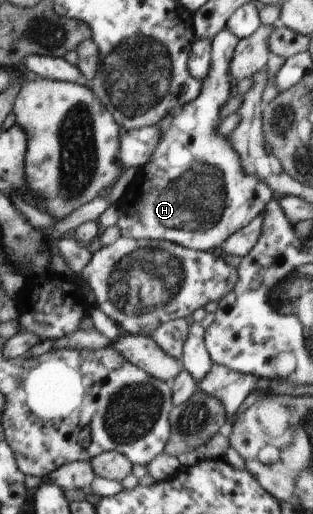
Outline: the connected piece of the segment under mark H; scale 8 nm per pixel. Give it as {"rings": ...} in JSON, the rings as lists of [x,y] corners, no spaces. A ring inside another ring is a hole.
{"rings":[[[222,30],[211,41],[212,67],[199,98],[158,124],[162,138],[150,163],[136,174],[137,185],[120,204],[117,225],[122,237],[169,241],[194,251],[216,250],[259,216],[274,198],[266,184],[245,172],[232,142],[228,144],[224,136],[216,134],[220,106],[230,96],[228,67],[239,43],[230,30]]]}

